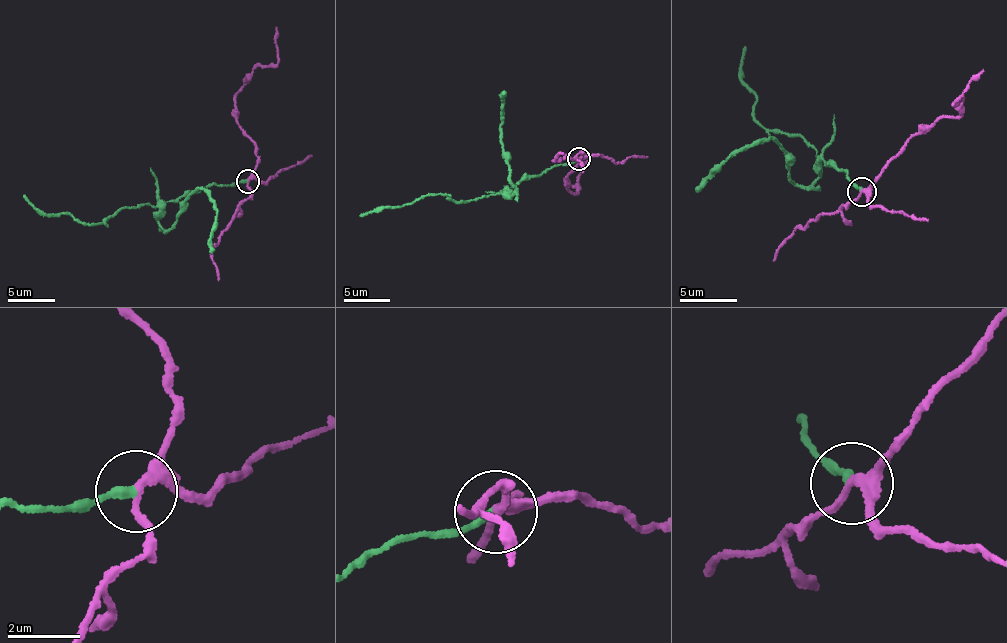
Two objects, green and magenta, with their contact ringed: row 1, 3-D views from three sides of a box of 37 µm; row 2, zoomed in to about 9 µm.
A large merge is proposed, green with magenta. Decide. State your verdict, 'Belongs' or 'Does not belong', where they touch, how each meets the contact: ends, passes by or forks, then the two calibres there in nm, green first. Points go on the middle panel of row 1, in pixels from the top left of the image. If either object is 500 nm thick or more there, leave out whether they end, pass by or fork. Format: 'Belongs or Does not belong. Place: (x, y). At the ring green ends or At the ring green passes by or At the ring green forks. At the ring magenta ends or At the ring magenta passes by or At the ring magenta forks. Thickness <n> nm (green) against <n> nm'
Does not belong. Place: (579, 159). At the ring green ends. At the ring magenta forks. Thickness 220 nm (green) against 190 nm

